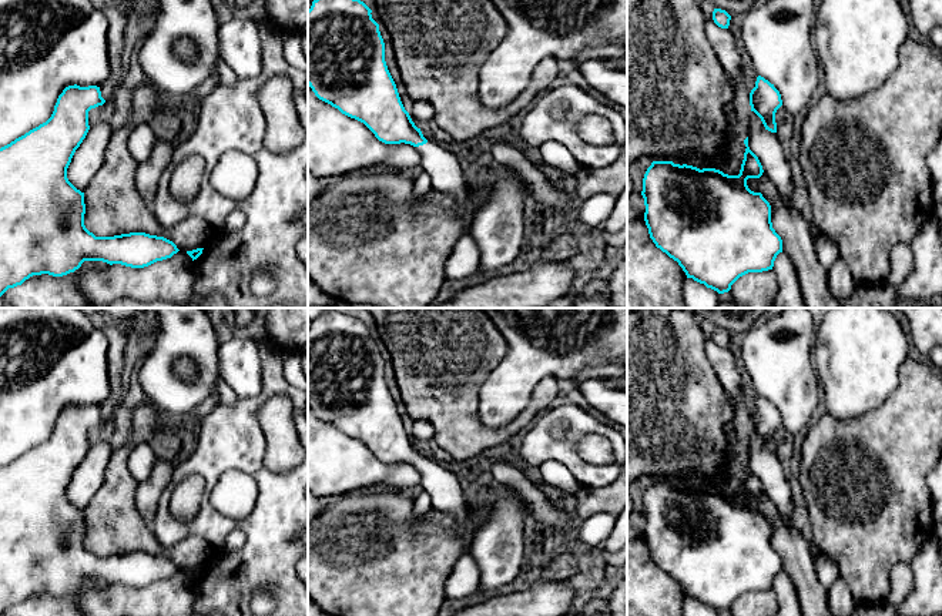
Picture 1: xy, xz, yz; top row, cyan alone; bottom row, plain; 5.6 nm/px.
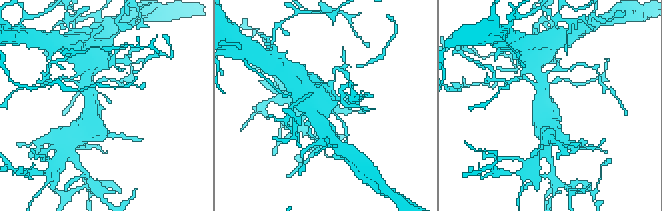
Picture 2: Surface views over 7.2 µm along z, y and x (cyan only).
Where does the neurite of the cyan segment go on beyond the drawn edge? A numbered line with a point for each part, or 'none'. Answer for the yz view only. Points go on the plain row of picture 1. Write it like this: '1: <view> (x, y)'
none

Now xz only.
1: xz (443, 486)

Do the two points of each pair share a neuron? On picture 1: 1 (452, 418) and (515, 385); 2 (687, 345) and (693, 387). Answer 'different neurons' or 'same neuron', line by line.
1: different neurons
2: same neuron

